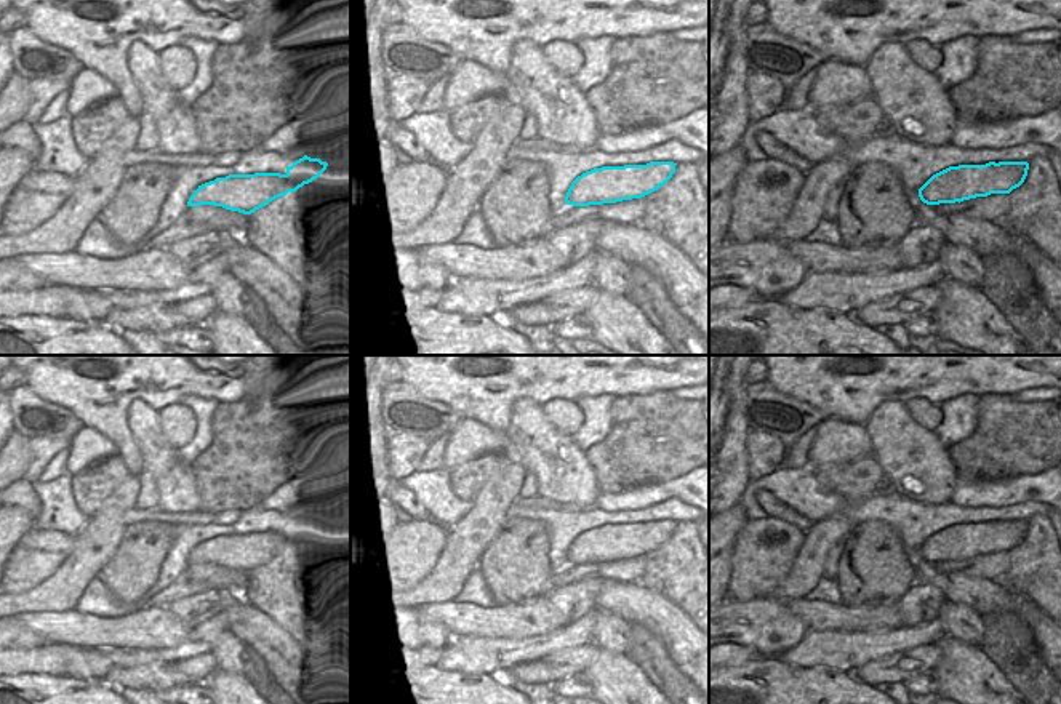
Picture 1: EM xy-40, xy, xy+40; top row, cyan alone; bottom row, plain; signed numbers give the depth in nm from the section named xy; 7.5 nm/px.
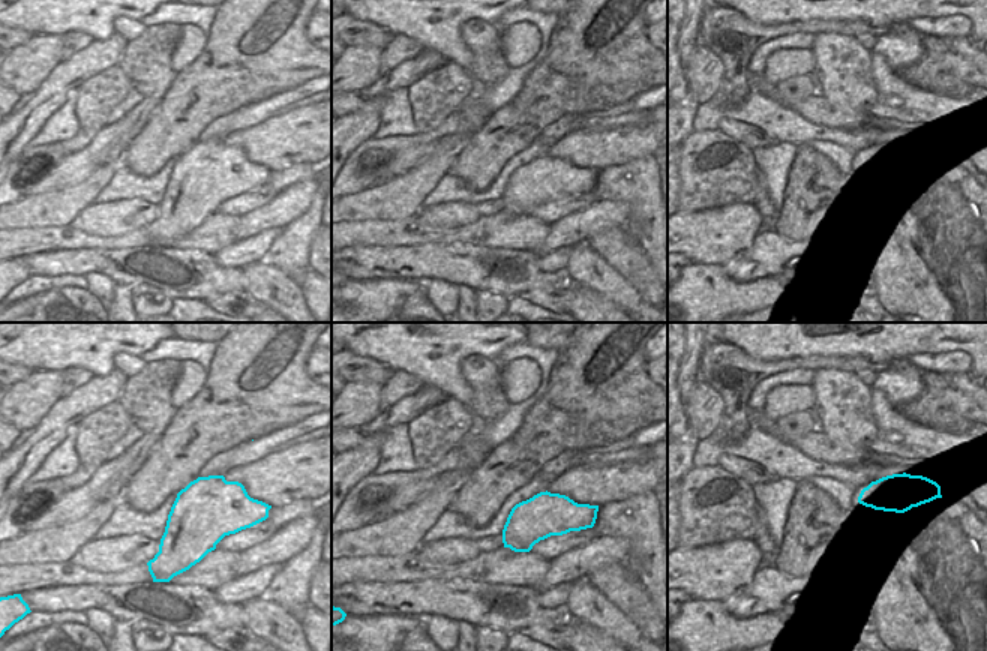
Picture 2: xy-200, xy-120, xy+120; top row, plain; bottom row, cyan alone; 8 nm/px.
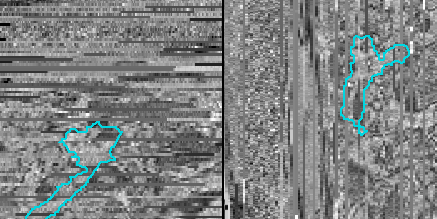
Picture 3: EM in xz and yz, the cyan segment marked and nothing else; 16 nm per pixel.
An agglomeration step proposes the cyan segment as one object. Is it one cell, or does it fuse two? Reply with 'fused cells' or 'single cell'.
fused cells

